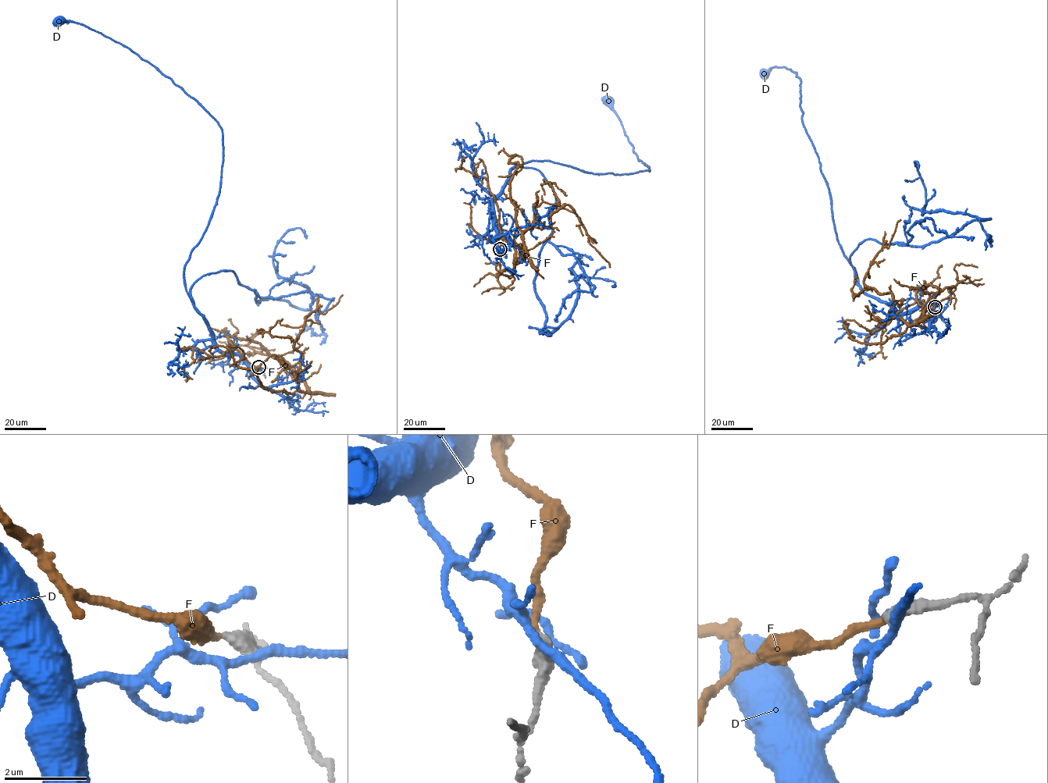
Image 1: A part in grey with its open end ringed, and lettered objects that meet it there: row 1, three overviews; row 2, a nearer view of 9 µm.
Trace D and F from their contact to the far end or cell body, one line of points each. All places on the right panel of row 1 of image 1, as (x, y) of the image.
D: (935, 307), (898, 313), (864, 293), (836, 236), (828, 186), (802, 120), (801, 81), (785, 67), (764, 73)
F: (935, 307), (917, 300), (926, 284), (941, 290), (922, 318), (880, 343), (853, 340), (844, 321), (871, 333)

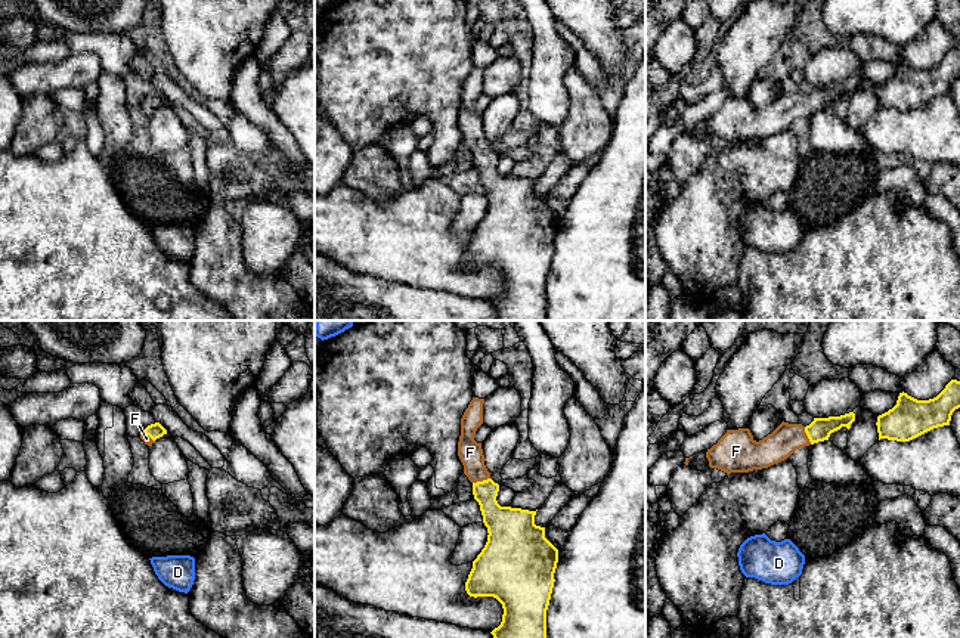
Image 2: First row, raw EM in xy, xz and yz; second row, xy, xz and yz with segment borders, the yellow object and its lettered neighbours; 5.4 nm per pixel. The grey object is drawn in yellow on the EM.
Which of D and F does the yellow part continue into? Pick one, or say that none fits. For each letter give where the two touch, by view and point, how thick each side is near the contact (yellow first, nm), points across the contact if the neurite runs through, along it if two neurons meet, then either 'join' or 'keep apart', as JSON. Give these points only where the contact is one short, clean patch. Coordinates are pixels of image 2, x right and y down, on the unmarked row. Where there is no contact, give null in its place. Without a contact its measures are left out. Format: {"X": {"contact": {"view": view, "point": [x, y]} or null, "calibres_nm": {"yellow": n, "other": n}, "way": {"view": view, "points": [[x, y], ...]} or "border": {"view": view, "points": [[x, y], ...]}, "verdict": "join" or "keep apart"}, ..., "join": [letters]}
{"D": {"contact": null, "verdict": "keep apart"}, "F": {"contact": {"view": "xz", "point": [480, 151]}, "calibres_nm": {"yellow": 180, "other": 140}, "way": {"view": "xz", "points": [[502, 191], [491, 179], [480, 151], [470, 121]]}, "verdict": "join"}, "join": ["F"]}

